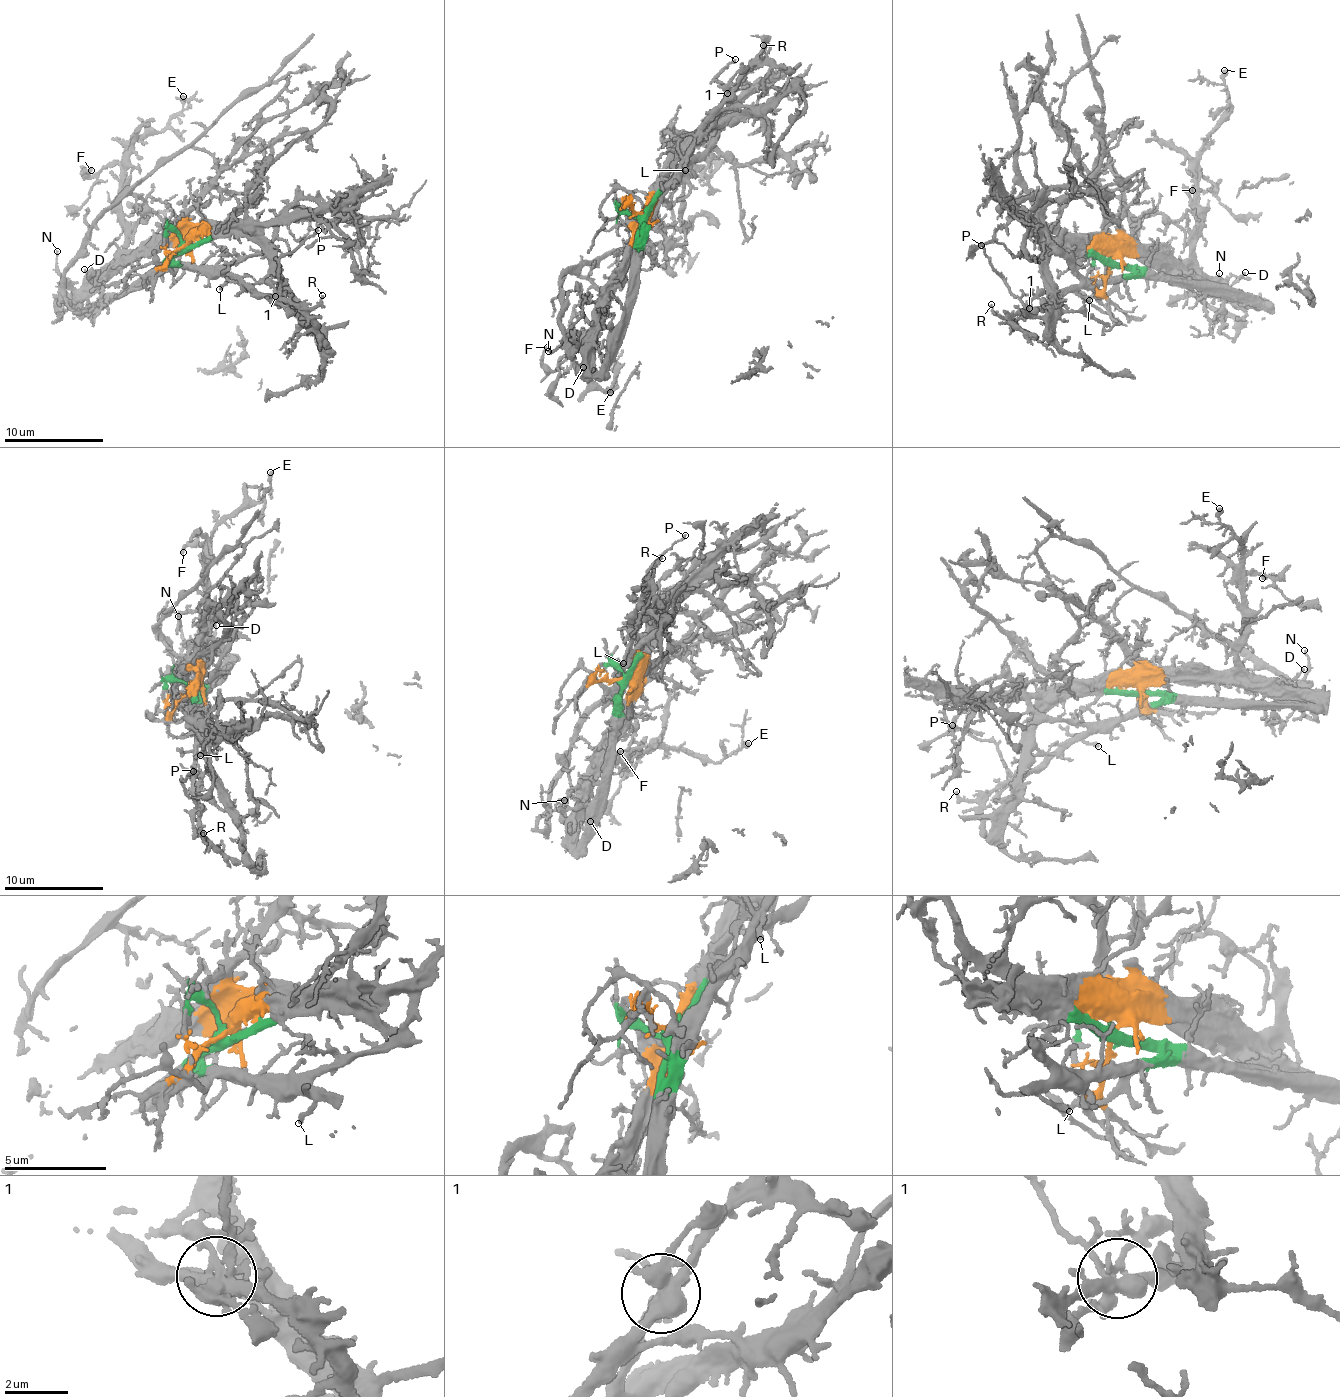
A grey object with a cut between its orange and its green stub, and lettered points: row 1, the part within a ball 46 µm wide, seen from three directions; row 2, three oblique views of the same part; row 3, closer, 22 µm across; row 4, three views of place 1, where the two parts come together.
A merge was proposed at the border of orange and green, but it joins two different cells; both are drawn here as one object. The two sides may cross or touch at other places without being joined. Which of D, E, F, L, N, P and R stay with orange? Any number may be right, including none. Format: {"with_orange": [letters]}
{"with_orange": ["D", "E", "F", "N"]}

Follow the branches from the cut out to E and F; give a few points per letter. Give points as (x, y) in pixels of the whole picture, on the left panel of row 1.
E: (181, 247), (184, 240), (143, 256), (129, 253), (119, 202), (124, 150), (160, 132), (183, 107), (183, 95)
F: (181, 247), (184, 240), (143, 256), (129, 253), (119, 202), (122, 166), (92, 171)

